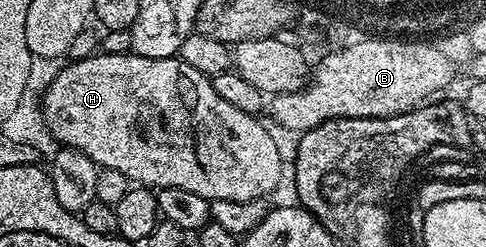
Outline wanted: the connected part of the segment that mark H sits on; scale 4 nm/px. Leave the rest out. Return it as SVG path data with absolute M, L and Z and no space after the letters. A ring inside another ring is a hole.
M100 51L81 61L69 60L42 94L42 110L44 126L57 146L84 153L100 169L122 171L122 175L126 175L129 182L140 187L151 187L156 191L166 187L178 187L182 191L194 191L194 195L202 195L210 202L259 201L267 198L267 193L275 191L276 184L280 181L280 172L284 169L283 163L280 162L280 149L260 119L246 111L238 111L238 107L226 103L226 99L222 99L222 95L214 91L209 77L202 75L202 71L194 71L194 67L190 67L190 63L181 61L179 56L150 59L133 52L110 54Z

